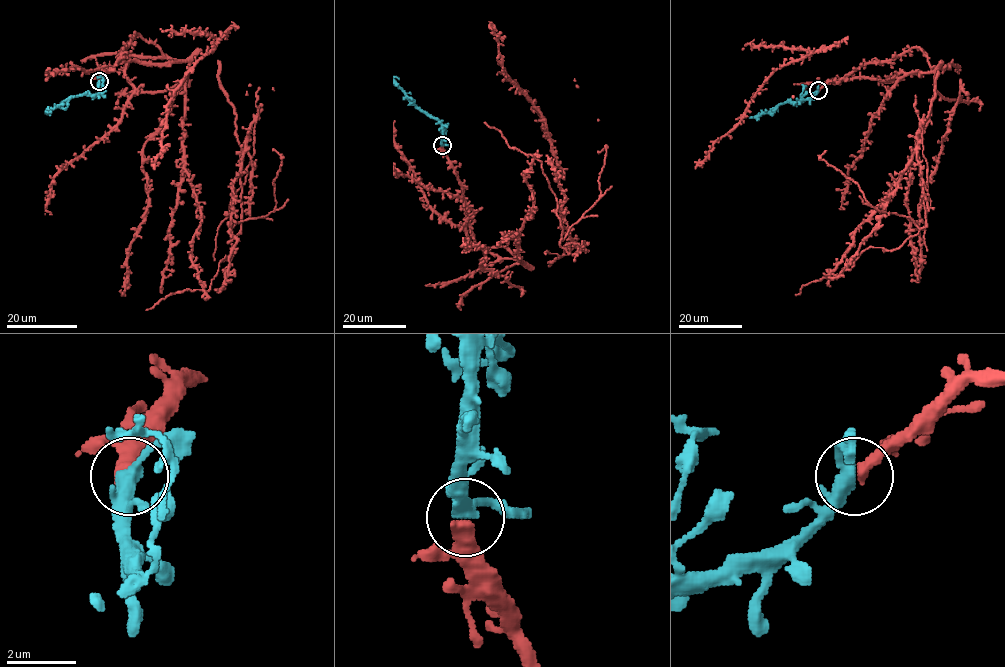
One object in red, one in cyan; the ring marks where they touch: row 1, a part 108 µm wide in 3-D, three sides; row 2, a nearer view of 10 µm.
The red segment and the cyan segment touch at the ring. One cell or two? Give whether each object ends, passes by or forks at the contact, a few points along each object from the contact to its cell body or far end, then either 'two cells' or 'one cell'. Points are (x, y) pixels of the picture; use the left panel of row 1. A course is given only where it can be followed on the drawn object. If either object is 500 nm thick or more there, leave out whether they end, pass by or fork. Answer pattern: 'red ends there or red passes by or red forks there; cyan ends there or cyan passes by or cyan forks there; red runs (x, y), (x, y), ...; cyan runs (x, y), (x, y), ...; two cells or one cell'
red ends there; cyan forks there; red runs (99, 81), (136, 34), (188, 63), (183, 168), (208, 290), (233, 254), (244, 151), (215, 289); cyan runs (99, 81), (99, 92), (71, 96), (45, 112), (51, 112); one cell

